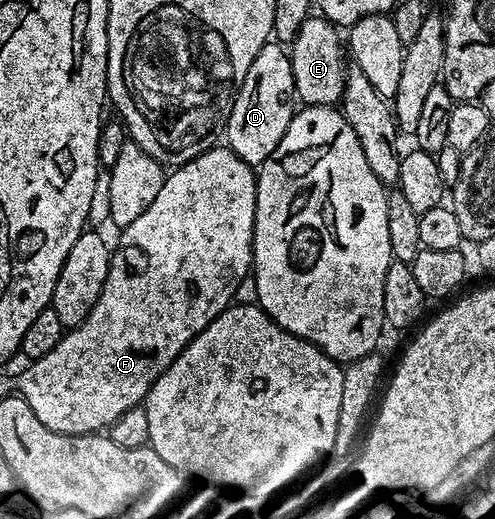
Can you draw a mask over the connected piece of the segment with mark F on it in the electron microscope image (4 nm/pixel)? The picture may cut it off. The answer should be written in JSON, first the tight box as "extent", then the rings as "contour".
{"extent":[18,146,256,436],"contour":[[[226,146],[209,148],[179,168],[170,169],[164,175],[161,190],[157,190],[157,198],[153,198],[153,202],[149,202],[147,209],[141,214],[137,214],[137,218],[133,218],[133,222],[122,225],[120,232],[123,233],[119,236],[119,245],[114,245],[105,286],[101,286],[101,294],[89,310],[87,317],[83,319],[82,324],[64,331],[61,342],[57,342],[57,346],[53,346],[53,350],[49,350],[49,354],[30,361],[26,365],[28,368],[23,373],[18,373],[18,395],[23,396],[25,402],[29,402],[33,414],[37,414],[37,418],[41,418],[41,422],[45,422],[45,426],[49,426],[49,430],[60,432],[66,436],[80,436],[86,432],[99,434],[109,429],[111,424],[117,422],[127,410],[142,405],[146,401],[153,382],[157,382],[157,378],[175,361],[177,354],[181,354],[181,350],[193,337],[201,330],[205,330],[205,326],[209,326],[209,322],[213,322],[213,318],[217,318],[229,307],[233,301],[237,284],[253,268],[251,247],[255,233],[256,179],[256,169],[241,158],[237,158],[237,154],[232,148]]]}

